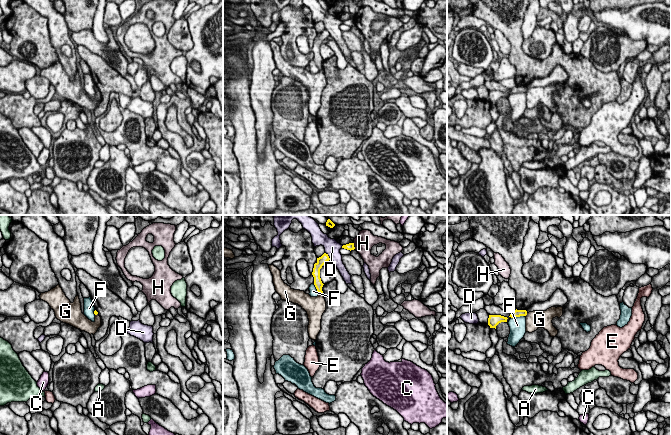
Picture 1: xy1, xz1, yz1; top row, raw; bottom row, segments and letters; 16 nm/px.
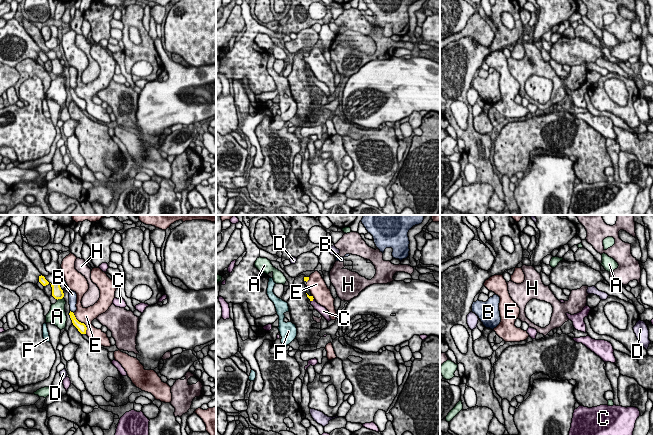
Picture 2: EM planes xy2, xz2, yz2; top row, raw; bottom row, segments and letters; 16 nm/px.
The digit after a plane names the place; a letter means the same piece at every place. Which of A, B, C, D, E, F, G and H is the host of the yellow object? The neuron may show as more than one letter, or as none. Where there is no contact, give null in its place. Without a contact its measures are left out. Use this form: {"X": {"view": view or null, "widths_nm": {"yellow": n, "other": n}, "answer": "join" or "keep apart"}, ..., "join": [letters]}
{"A": {"view": "xy2", "widths_nm": {"yellow": 180, "other": 260}, "answer": "keep apart"}, "B": {"view": "xy2", "widths_nm": {"yellow": 120, "other": 130}, "answer": "keep apart"}, "C": {"view": "xz2", "widths_nm": {"yellow": 70, "other": 140}, "answer": "join"}, "D": {"view": "xz1", "widths_nm": {"yellow": 140, "other": 240}, "answer": "keep apart"}, "E": {"view": "xy2", "widths_nm": {"yellow": 140, "other": 260}, "answer": "keep apart"}, "F": {"view": "yz1", "widths_nm": {"yellow": 130, "other": 260}, "answer": "keep apart"}, "G": {"view": "xz1", "widths_nm": {"yellow": 130, "other": 320}, "answer": "keep apart"}, "H": {"view": "xz1", "widths_nm": {"yellow": 120, "other": 320}, "answer": "keep apart"}, "join": ["C"]}

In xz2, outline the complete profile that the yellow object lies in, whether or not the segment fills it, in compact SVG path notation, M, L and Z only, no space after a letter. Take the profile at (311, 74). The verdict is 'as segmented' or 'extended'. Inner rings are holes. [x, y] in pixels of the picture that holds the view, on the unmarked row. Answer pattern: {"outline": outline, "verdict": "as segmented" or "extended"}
{"outline": "M307 70L307 73L310 75L311 81L314 83L314 85L317 86L328 98L331 97L329 87L325 83L318 80L313 72L309 72Z", "verdict": "extended"}

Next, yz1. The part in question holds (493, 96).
{"outline": "M489 91L488 94L488 101L490 104L495 104L496 102L501 98L507 98L507 93L501 92L501 91Z", "verdict": "as segmented"}

